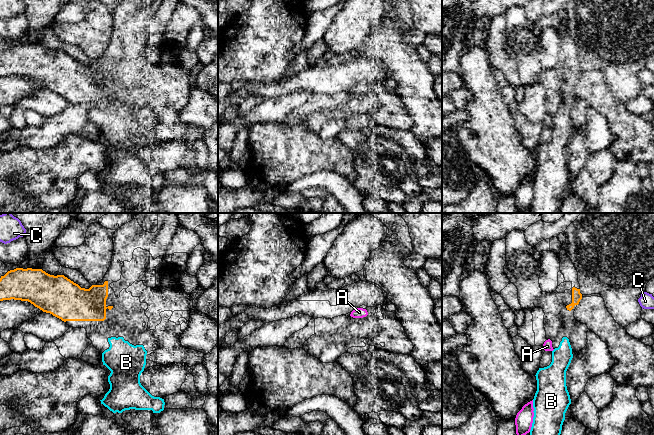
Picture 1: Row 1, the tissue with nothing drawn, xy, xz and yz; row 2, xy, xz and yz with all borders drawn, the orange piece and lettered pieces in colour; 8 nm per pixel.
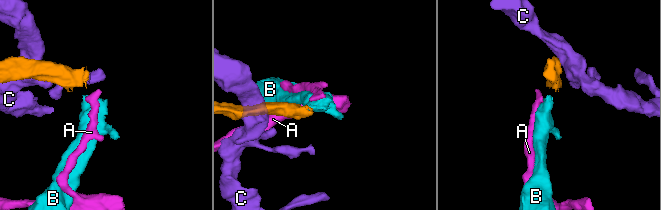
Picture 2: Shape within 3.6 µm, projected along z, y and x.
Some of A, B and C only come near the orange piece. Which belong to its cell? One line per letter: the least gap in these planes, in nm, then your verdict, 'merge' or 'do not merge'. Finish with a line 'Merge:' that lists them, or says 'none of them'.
A: 280 nm apart; do not merge
B: 150 nm apart; merge
C: 220 nm apart; do not merge
Merge: B

